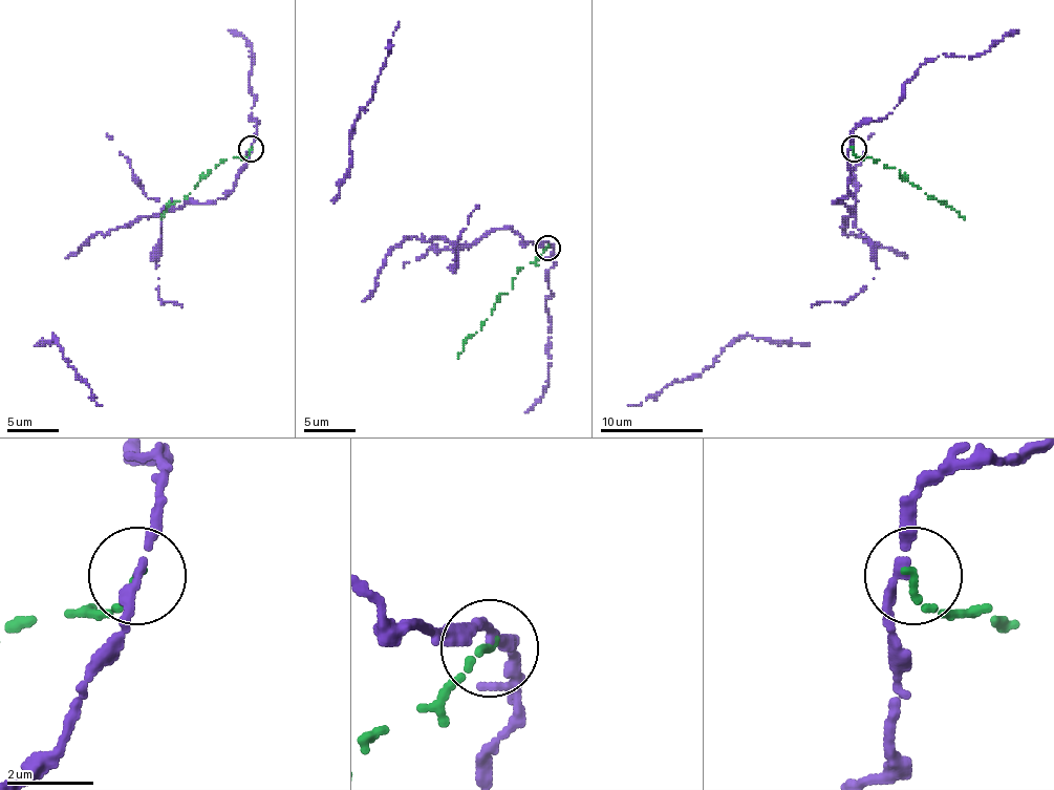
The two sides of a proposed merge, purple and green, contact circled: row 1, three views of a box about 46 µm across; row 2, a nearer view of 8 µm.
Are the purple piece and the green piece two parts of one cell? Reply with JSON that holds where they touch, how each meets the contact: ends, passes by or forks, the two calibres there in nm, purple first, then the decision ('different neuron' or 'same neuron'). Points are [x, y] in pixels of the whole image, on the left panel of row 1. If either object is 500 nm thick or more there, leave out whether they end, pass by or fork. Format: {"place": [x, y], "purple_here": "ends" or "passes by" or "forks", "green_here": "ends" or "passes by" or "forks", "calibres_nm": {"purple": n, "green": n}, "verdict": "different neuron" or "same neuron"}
{"place": [251, 149], "purple_here": "passes by", "green_here": "ends", "calibres_nm": {"purple": 170, "green": 180}, "verdict": "different neuron"}

